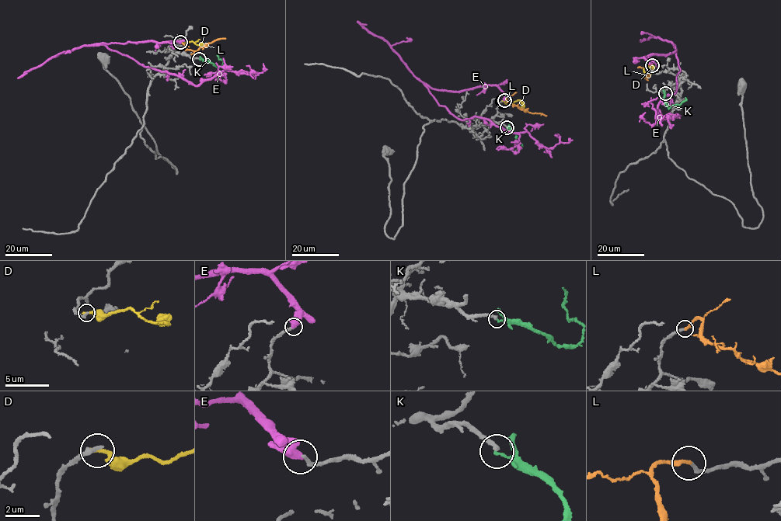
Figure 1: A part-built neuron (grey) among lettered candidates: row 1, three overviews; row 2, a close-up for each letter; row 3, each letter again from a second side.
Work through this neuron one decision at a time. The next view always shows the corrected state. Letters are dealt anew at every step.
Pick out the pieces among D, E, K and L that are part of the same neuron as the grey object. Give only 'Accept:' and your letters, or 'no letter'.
Accept: L

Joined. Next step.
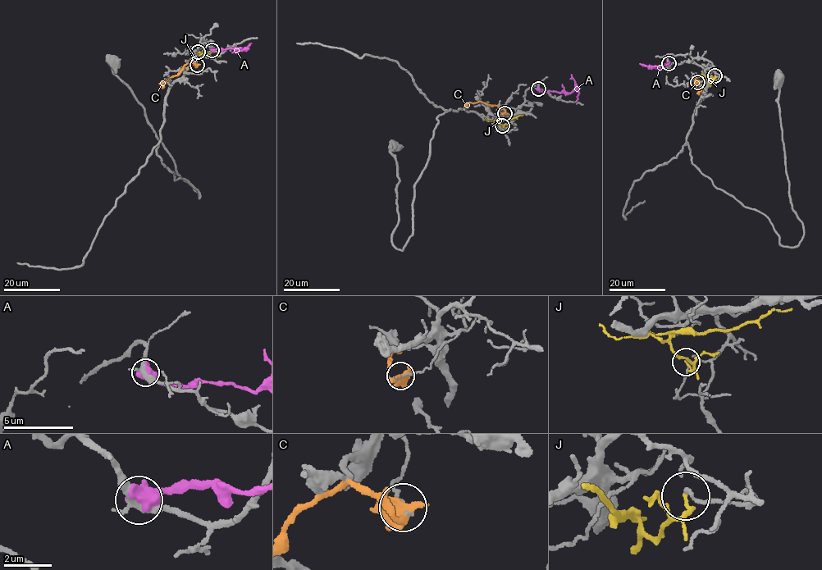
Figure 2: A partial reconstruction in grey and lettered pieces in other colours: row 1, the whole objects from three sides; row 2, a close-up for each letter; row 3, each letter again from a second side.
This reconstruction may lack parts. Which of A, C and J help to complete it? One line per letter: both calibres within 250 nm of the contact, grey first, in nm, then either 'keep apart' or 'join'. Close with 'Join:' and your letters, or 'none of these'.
A: calibres 360 and 800 nm; keep apart
C: calibres 140 and 360 nm; keep apart
J: calibres 90 and 150 nm; keep apart
Join: none of these

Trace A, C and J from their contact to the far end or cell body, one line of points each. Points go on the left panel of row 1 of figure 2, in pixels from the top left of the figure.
A: (212, 50), (244, 48), (235, 52)
C: (197, 65), (189, 61), (178, 75), (163, 83), (162, 88)
J: (198, 52), (198, 56), (194, 58), (212, 52)

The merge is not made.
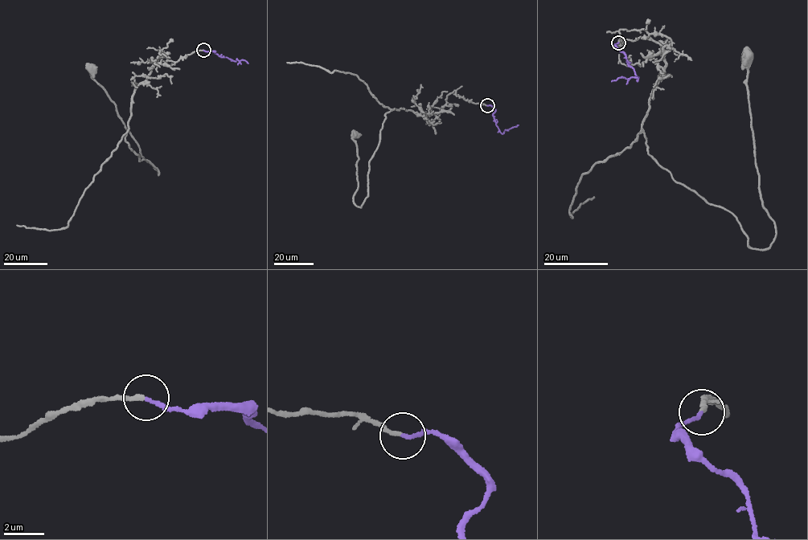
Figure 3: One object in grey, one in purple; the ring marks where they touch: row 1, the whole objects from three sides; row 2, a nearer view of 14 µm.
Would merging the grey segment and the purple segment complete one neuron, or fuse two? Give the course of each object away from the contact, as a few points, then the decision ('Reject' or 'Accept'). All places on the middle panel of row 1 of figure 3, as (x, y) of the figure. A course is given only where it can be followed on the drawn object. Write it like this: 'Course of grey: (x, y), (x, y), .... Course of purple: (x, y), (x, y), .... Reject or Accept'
Course of grey: (487, 105), (454, 90), (437, 117), (404, 108), (387, 112), (361, 206), (354, 202), (354, 134). Course of purple: (487, 105), (495, 110), (493, 116), (502, 133), (518, 124). Accept

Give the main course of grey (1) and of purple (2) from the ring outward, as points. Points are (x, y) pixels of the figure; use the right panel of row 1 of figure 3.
1: (618, 42), (621, 29), (670, 39), (641, 126), (648, 153), (761, 249), (776, 232), (746, 55)
2: (618, 42), (614, 46), (623, 52), (637, 79), (621, 77), (612, 81)

